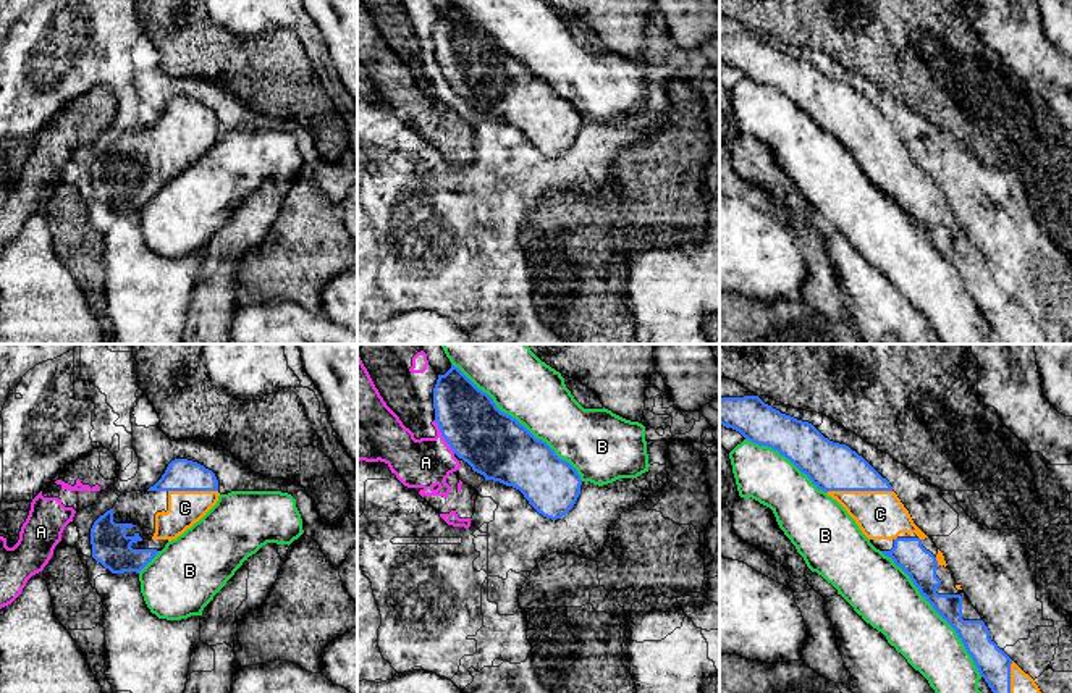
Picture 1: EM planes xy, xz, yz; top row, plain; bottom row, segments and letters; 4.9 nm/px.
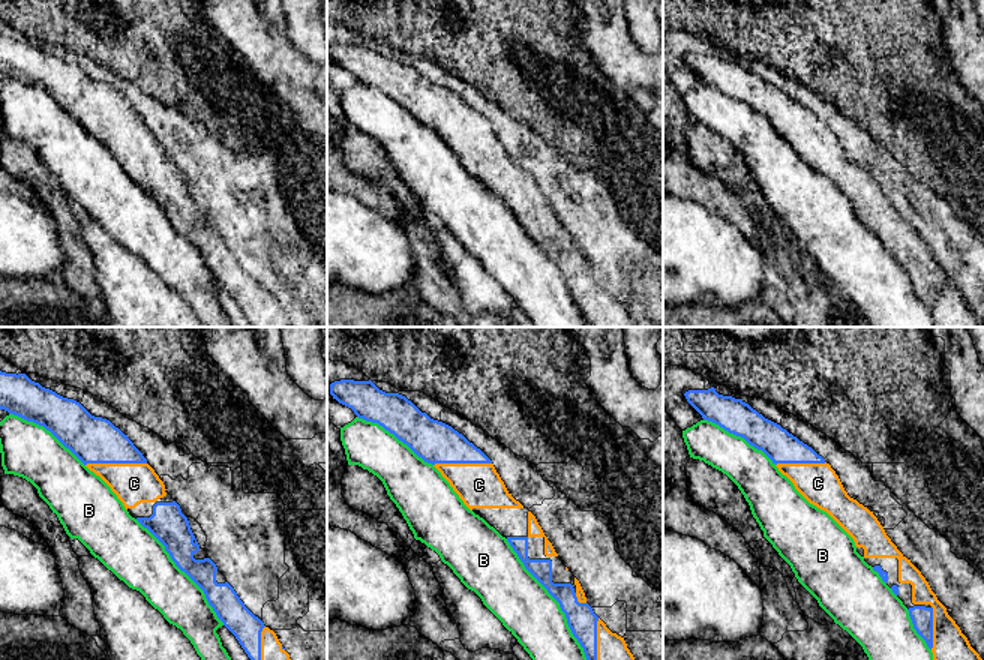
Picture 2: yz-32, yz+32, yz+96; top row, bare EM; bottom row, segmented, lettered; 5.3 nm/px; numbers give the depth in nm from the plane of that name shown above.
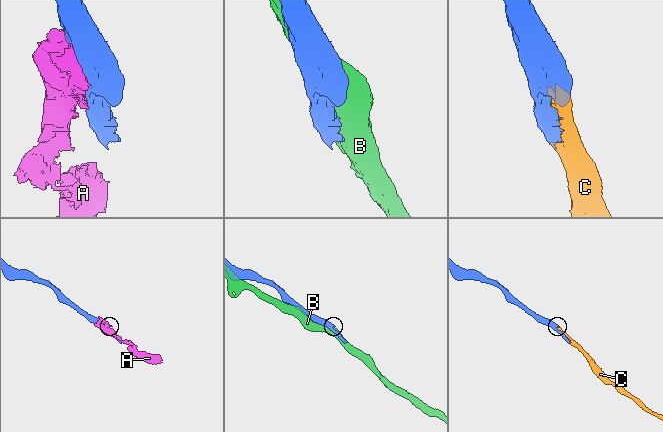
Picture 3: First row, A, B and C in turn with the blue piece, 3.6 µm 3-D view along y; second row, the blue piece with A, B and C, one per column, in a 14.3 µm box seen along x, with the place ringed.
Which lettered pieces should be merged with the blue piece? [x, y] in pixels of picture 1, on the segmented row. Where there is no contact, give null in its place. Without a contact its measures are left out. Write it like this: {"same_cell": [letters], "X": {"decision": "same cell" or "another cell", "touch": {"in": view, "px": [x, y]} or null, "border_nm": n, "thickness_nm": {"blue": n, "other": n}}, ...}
{"same_cell": ["C"], "A": {"decision": "another cell", "touch": {"in": "xz", "px": [442, 435]}, "border_nm": 200, "thickness_nm": {"blue": 320, "other": 240}}, "B": {"decision": "another cell", "touch": {"in": "xz", "px": [516, 420]}, "border_nm": 900, "thickness_nm": {"blue": 320, "other": 320}}, "C": {"decision": "same cell", "touch": {"in": "yz", "px": [859, 490]}, "border_nm": 320, "thickness_nm": {"blue": 240, "other": 240}}}

